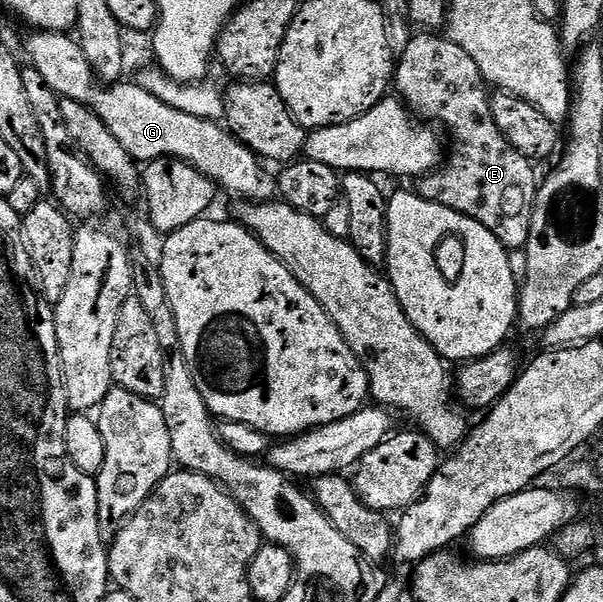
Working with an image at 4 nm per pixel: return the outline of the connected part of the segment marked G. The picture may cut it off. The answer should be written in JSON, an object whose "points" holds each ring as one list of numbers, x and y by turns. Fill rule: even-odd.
{"points":[[34,30,26,38,26,54,30,57,29,65,34,67,36,72,40,72,44,84,51,89,51,92,56,94,59,99,76,100,94,110,96,116,100,116,100,120,104,120,104,124,108,124,108,128,120,140,120,144,124,144,124,148,128,148,128,152,136,162,145,164,145,162,154,162,157,158,187,162,189,166,195,166,205,178,209,178,221,189,223,186,228,193,239,194,242,198,251,198,254,202,268,201,267,203,269,203,277,195,277,177,273,173,270,175,265,170,267,167,264,165,263,159,252,153,243,142,238,141,225,125,209,122,200,116,188,116,188,112,176,112,176,108,168,108,168,104,164,104,164,100,156,100,156,96,152,96,152,92,144,92,144,88,134,80,100,84,100,78,95,73,81,41,77,37,57,30]]}

